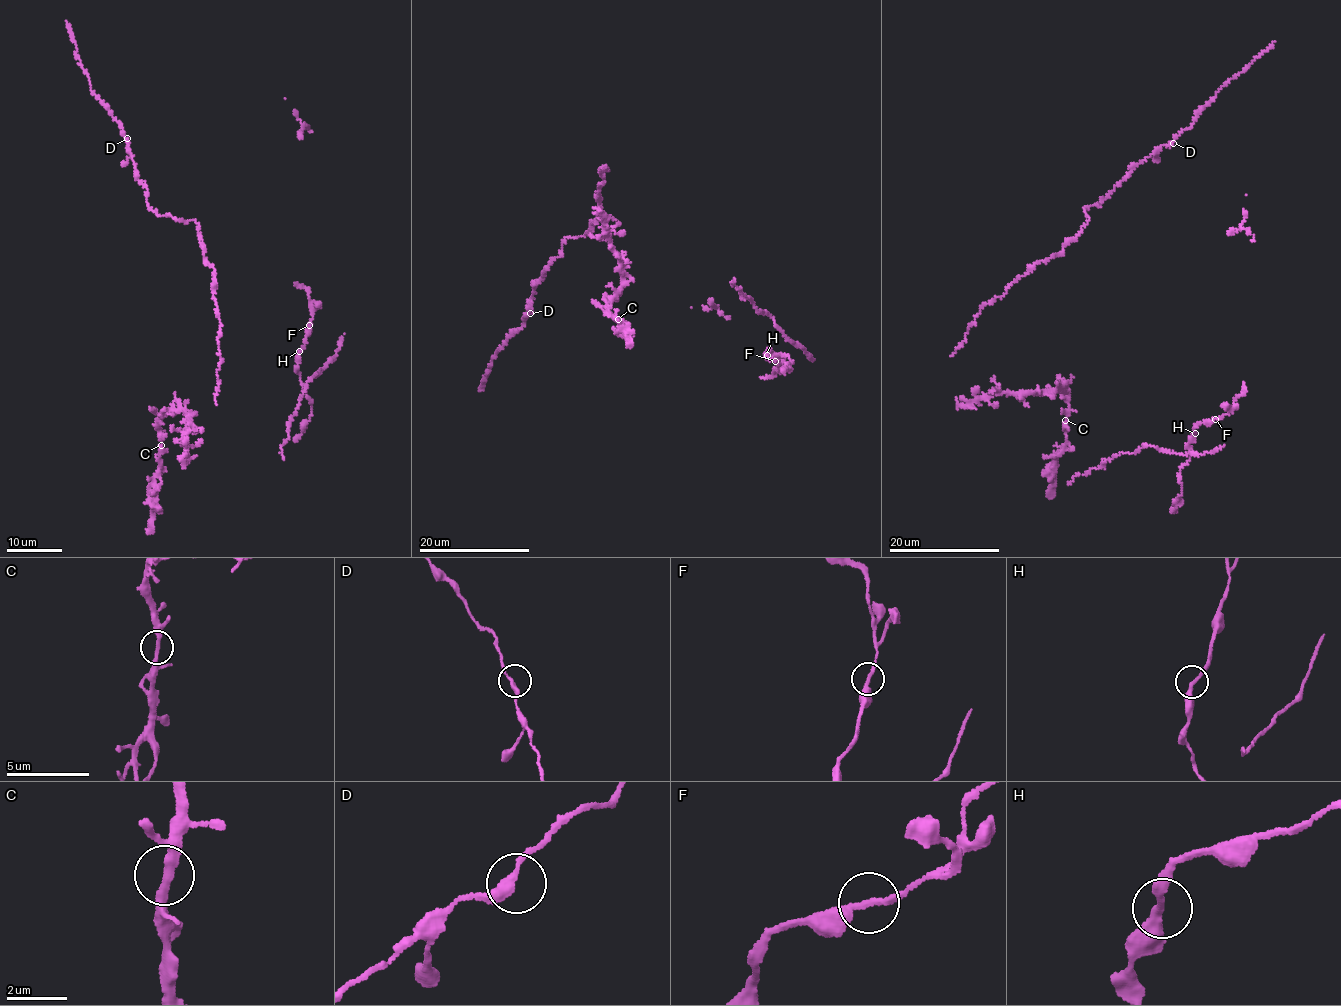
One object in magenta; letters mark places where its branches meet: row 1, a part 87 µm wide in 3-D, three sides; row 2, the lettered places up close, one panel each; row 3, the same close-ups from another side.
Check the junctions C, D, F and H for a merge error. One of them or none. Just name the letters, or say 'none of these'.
none of these

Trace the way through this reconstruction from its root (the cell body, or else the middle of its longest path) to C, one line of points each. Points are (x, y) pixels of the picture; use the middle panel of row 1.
C: (610, 235), (611, 248), (621, 264), (622, 286), (615, 294), (607, 312), (618, 319)

